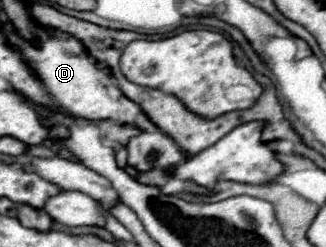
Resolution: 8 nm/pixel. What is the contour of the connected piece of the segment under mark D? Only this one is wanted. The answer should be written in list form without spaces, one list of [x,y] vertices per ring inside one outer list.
[[[52,33],[48,39],[40,39],[40,49],[36,49],[32,43],[22,41],[20,51],[36,63],[38,77],[46,85],[46,89],[56,97],[56,101],[70,111],[72,115],[86,117],[90,121],[102,121],[110,119],[120,125],[130,125],[138,127],[142,131],[150,132],[150,128],[155,128],[148,119],[148,115],[142,111],[142,107],[134,101],[130,101],[114,83],[114,77],[110,75],[110,69],[104,63],[98,63],[92,59],[86,49],[76,41],[74,37],[68,37],[64,33]]]

